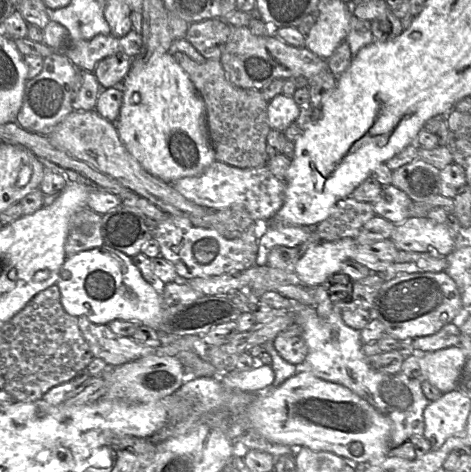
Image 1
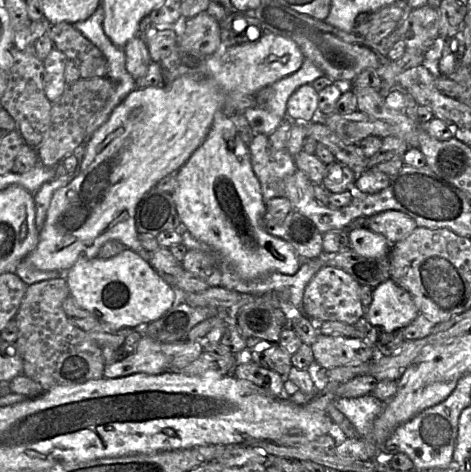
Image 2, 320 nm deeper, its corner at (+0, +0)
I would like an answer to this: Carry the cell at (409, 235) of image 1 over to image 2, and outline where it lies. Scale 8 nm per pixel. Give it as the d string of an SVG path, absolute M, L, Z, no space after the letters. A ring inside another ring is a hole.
M387 210L368 218L367 227L378 234L385 236L390 244L407 237L418 226L406 213L397 210Z

